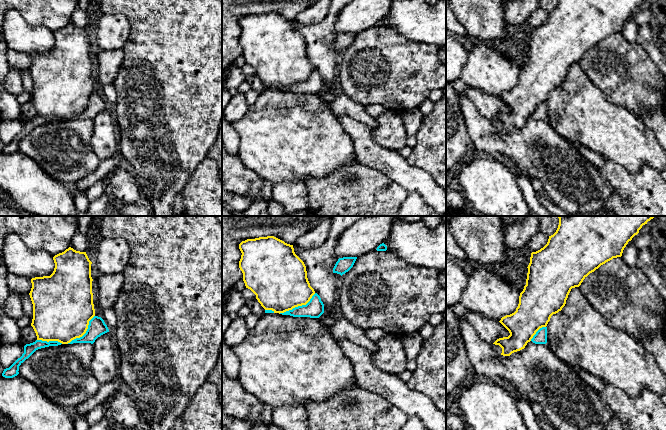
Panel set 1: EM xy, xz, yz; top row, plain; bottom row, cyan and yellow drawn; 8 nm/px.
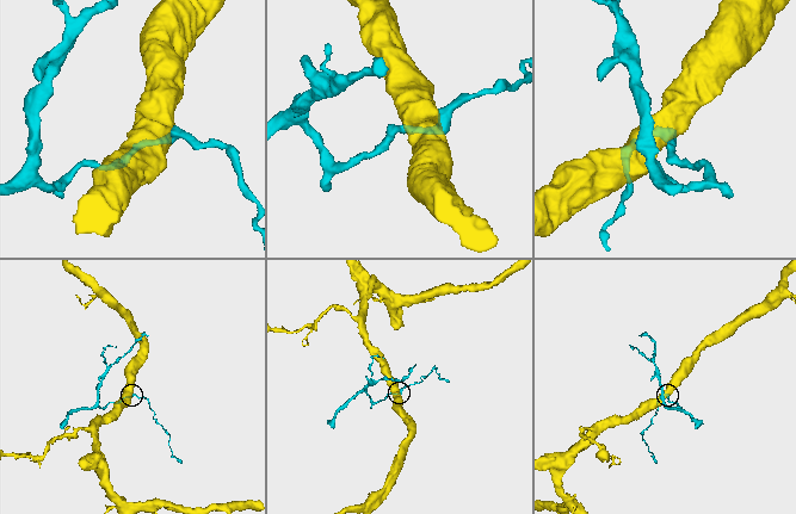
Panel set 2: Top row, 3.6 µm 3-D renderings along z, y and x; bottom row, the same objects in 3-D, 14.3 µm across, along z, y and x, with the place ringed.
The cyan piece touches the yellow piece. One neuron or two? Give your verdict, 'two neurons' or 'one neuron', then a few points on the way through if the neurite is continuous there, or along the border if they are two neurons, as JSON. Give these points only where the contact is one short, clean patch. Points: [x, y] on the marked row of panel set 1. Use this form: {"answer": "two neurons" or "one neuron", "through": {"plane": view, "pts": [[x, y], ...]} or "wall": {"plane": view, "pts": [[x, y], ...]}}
{"answer": "two neurons"}

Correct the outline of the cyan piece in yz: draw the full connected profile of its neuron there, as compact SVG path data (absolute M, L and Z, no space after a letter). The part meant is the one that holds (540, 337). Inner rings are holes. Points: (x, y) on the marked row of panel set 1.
M547 327L540 328L533 336L531 341L535 344L546 344L547 343Z

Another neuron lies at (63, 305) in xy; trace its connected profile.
M69 247L64 252L53 257L55 268L50 276L35 277L31 279L32 288L29 293L33 304L33 327L37 340L58 341L68 344L76 338L82 337L89 325L89 321L95 316L92 293L91 264L86 252L76 251Z

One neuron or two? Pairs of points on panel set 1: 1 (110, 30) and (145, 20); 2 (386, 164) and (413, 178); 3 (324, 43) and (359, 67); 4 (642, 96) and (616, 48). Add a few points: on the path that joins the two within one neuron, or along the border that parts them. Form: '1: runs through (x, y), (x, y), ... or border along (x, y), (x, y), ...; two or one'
1: border along (108, 13), (122, 14), (130, 25), (123, 47); two
2: runs through (393, 165), (406, 175); one
3: border along (342, 52), (336, 72); two
4: runs through (635, 84), (616, 65), (616, 60); one

